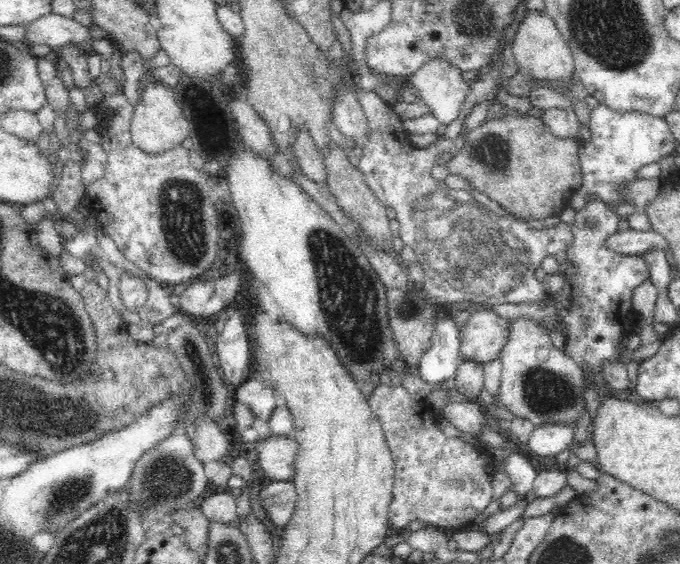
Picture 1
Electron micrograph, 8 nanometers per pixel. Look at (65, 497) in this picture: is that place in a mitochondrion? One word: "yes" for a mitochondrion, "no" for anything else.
yes

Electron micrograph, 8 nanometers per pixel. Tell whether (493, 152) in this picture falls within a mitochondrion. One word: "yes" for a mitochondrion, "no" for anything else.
yes

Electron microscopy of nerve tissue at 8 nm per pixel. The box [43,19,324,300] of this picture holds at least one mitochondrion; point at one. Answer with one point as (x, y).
(181, 202)

